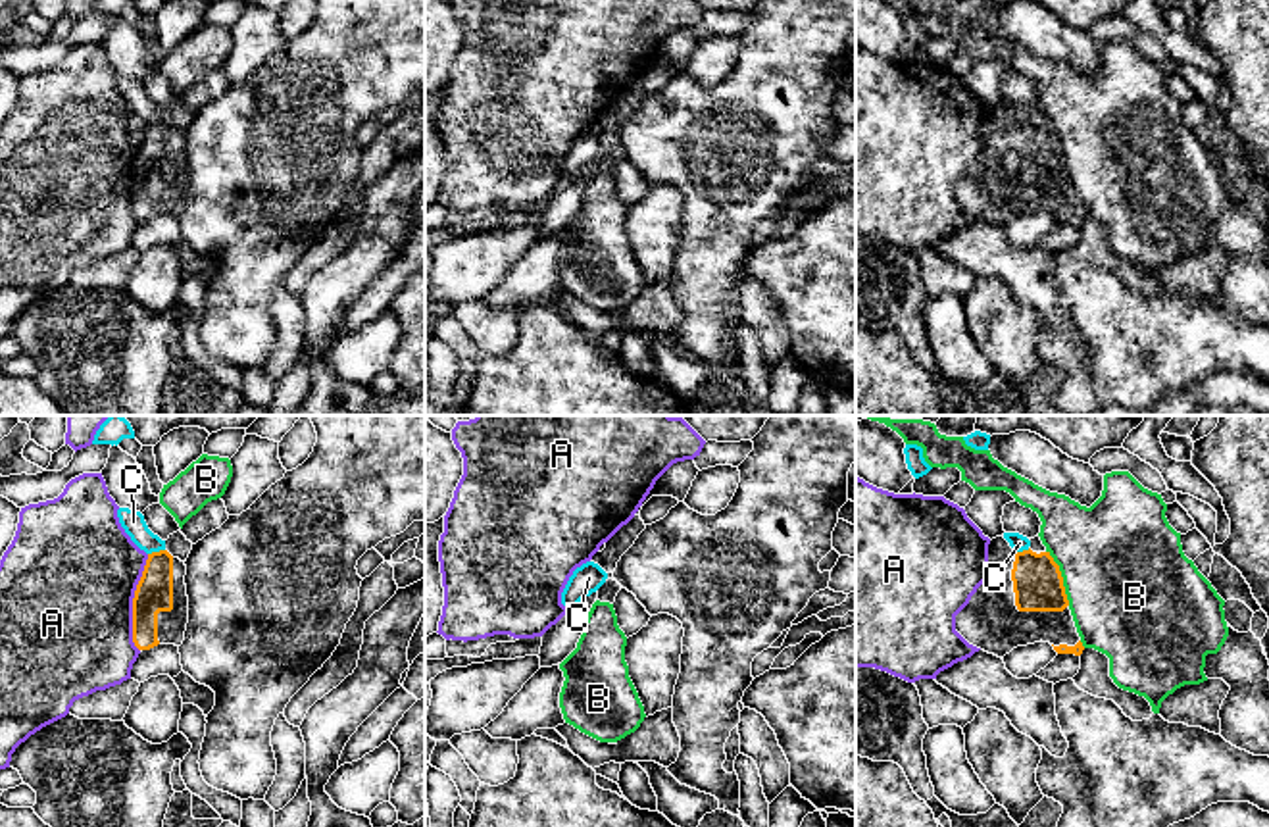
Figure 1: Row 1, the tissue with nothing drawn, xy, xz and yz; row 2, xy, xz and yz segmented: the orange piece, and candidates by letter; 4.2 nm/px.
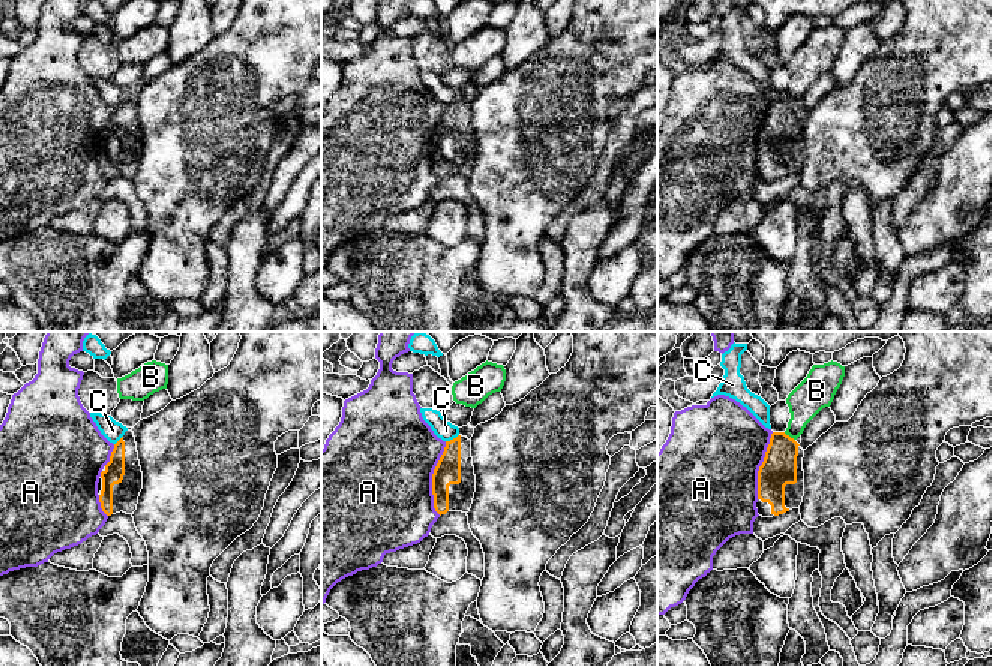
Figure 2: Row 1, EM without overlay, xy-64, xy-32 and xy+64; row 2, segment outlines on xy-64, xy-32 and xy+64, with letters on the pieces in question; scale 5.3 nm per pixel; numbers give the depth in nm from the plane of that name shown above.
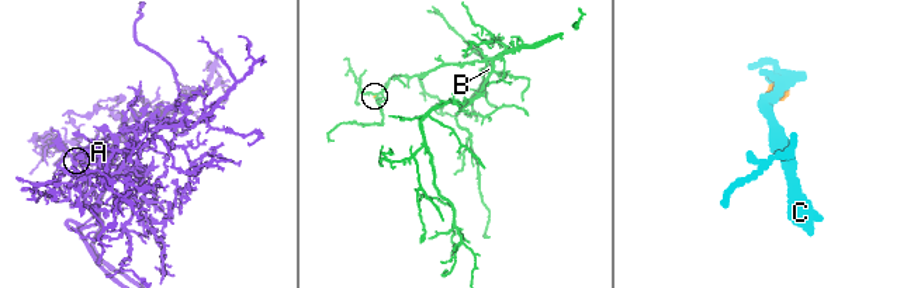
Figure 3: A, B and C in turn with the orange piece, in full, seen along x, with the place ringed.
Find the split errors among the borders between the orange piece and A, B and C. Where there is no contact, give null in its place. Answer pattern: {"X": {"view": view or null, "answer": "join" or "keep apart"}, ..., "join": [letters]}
{"A": {"view": "xy", "answer": "keep apart"}, "B": {"view": "yz", "answer": "keep apart"}, "C": {"view": "xy", "answer": "keep apart"}, "join": []}

